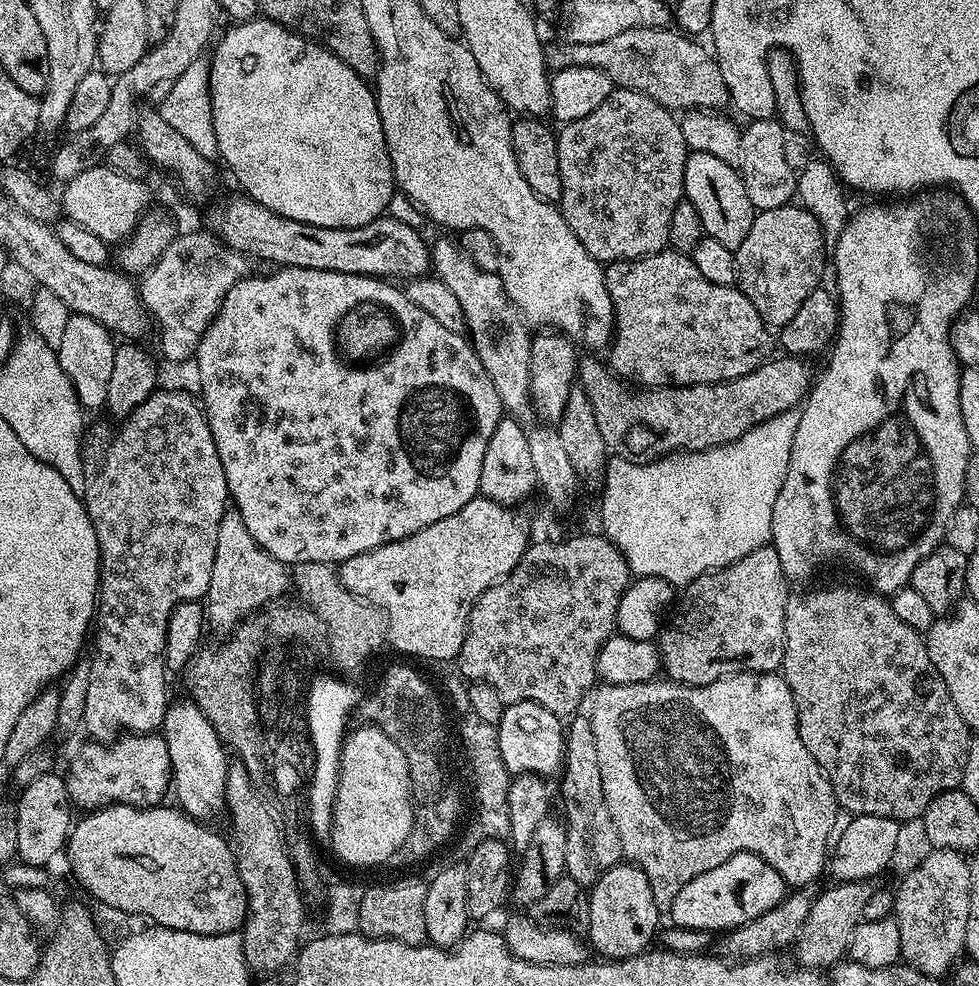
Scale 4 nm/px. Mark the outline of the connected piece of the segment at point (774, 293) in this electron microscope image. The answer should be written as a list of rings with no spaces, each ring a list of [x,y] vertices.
[[[789,202],[777,208],[757,211],[746,238],[734,250],[736,284],[769,329],[779,330],[794,318],[815,288],[826,263],[823,232],[817,218],[799,203]]]

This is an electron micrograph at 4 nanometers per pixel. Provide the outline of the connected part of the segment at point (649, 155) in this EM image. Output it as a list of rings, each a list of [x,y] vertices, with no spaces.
[[[613,87],[598,110],[559,129],[556,145],[562,178],[558,207],[574,238],[578,238],[601,265],[607,266],[616,260],[646,258],[668,248],[668,227],[674,206],[685,199],[684,175],[690,151],[686,138],[682,138],[680,121],[669,109],[638,90]]]

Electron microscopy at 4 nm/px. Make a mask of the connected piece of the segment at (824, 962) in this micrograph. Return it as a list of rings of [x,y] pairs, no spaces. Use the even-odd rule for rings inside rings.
[[[845,880],[833,885],[833,888],[826,889],[821,896],[817,895],[813,899],[810,914],[794,945],[796,963],[807,968],[828,970],[848,956],[850,938],[854,938],[854,930],[858,930],[861,920],[864,919],[866,901],[870,894],[878,891],[872,880]]]

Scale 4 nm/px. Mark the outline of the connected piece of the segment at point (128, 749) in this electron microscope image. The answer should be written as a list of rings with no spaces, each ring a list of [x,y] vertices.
[[[124,734],[111,742],[87,742],[76,752],[66,771],[68,798],[80,810],[106,804],[129,804],[135,808],[159,805],[172,782],[170,754],[160,734]]]

